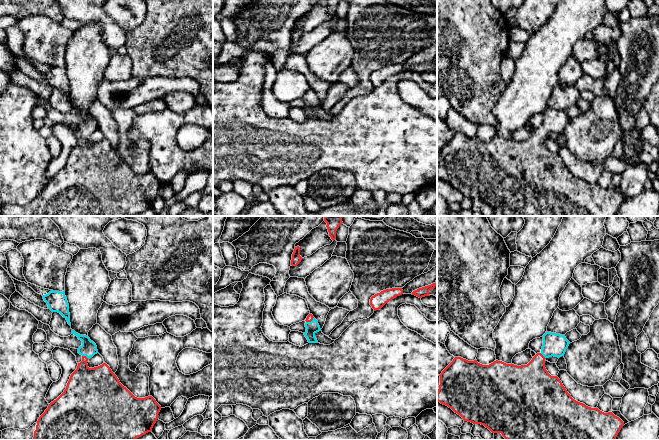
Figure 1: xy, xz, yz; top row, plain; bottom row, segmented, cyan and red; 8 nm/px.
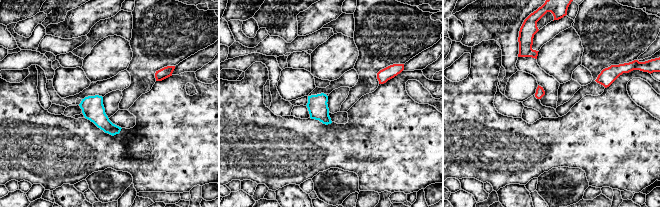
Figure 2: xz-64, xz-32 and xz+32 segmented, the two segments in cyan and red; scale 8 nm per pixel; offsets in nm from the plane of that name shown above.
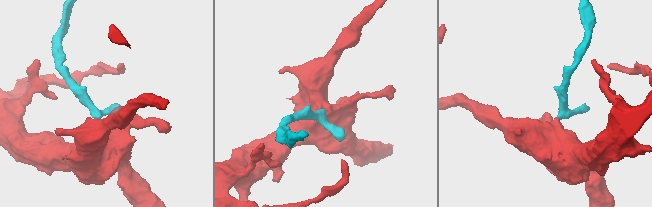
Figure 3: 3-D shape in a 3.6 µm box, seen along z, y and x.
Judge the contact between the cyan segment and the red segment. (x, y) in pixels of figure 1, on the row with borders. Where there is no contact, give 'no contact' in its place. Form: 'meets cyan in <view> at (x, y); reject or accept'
meets cyan in xy at (85, 355); accept

